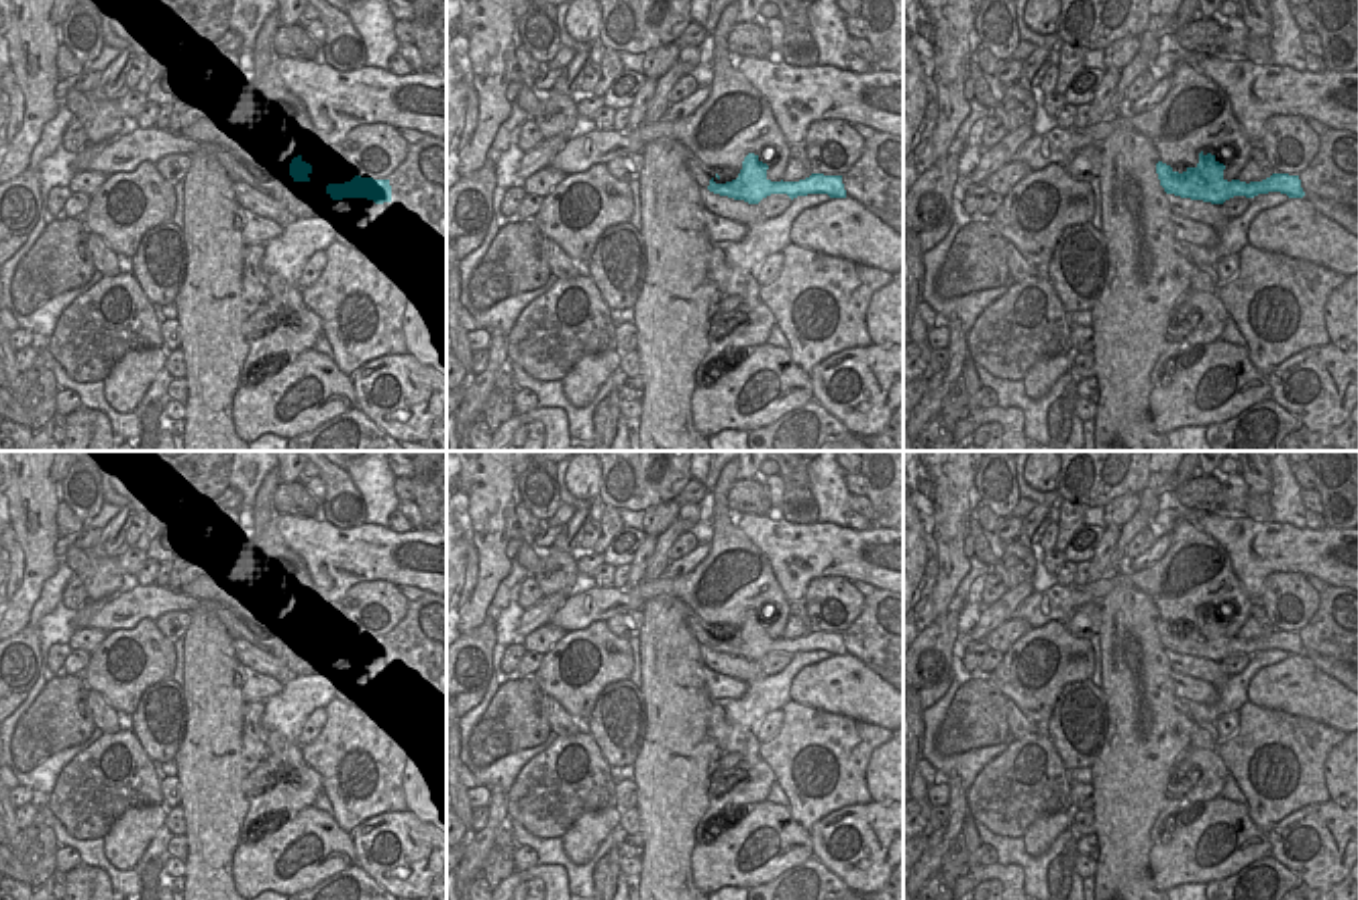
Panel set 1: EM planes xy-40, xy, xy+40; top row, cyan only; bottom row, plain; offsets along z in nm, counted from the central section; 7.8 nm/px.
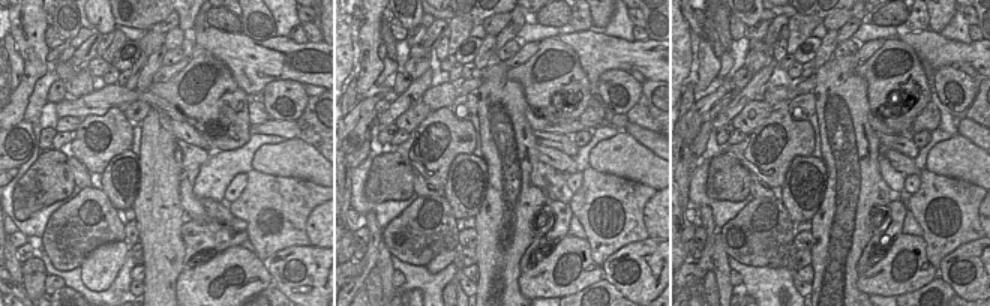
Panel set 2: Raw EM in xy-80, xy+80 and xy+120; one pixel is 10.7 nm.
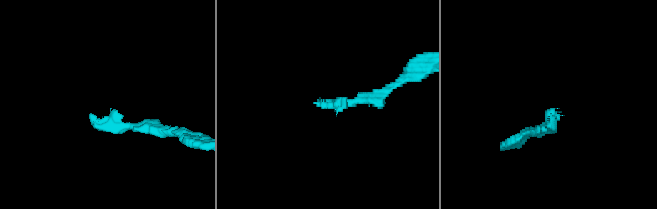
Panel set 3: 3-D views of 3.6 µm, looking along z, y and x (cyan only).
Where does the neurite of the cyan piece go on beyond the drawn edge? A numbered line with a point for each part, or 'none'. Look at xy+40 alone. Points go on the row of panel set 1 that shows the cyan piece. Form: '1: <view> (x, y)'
none

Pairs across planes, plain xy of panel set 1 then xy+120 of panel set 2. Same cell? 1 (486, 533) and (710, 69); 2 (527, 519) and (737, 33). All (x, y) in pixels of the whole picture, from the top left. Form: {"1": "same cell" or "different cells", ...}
{"1": "same cell", "2": "same cell"}

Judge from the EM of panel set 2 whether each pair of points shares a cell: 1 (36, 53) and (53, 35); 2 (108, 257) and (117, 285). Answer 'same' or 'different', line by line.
1: different
2: different

